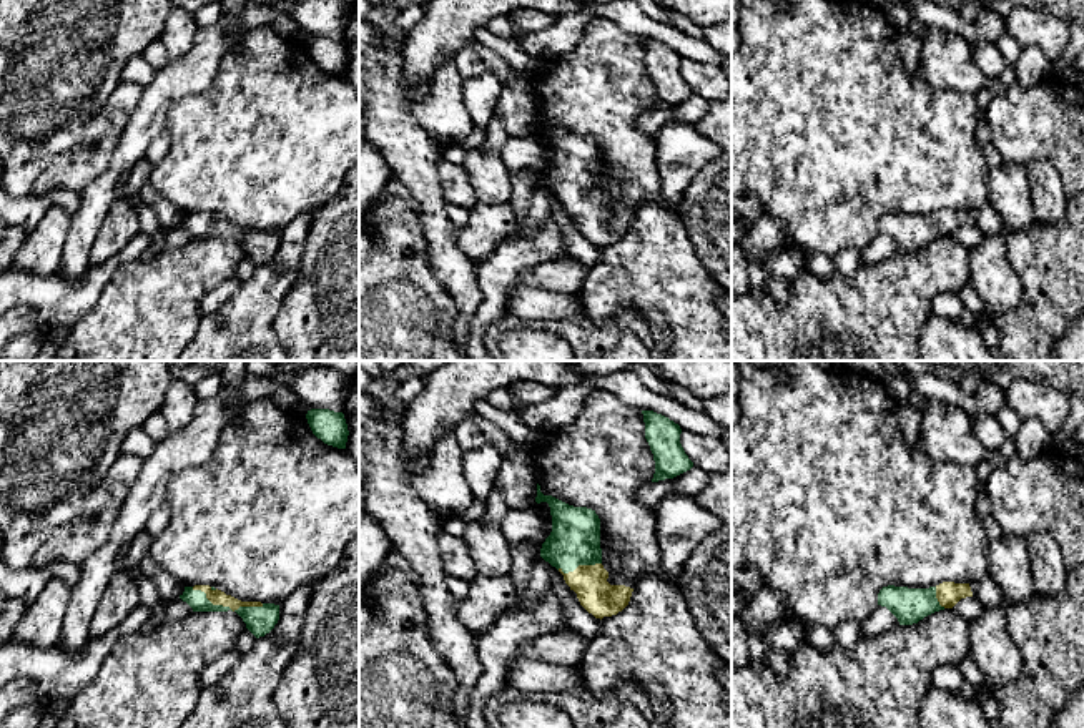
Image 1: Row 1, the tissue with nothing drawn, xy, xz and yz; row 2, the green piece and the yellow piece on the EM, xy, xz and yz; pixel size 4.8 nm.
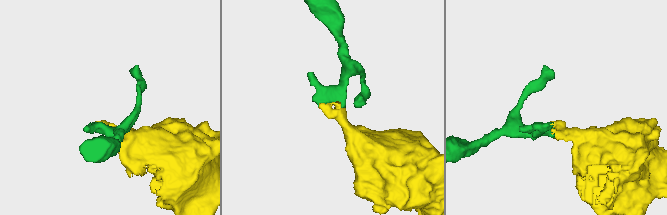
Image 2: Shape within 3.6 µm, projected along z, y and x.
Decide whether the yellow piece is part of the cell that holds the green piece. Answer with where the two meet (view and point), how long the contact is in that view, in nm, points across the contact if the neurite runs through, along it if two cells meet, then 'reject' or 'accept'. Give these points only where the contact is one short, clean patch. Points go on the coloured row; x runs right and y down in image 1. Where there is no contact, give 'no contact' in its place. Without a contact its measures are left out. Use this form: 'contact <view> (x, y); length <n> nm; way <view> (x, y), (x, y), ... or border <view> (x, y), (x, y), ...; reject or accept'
contact xy (226, 607); length 360 nm; accept

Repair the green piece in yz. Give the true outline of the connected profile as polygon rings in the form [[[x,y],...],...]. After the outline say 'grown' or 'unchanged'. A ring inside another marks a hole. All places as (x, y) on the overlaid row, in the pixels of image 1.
[[[943,582],[929,588],[883,587],[878,605],[886,607],[899,625],[913,625],[924,617],[953,608],[961,598],[973,597],[969,583]]]; grown

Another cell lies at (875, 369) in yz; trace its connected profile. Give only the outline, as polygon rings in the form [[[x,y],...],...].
[[[843,361],[843,364],[860,374],[880,379],[886,376],[883,361]]]

